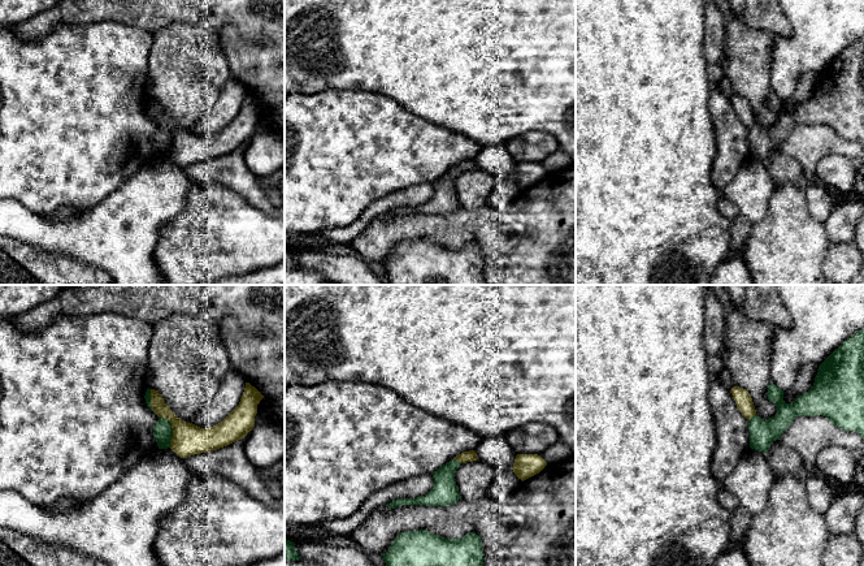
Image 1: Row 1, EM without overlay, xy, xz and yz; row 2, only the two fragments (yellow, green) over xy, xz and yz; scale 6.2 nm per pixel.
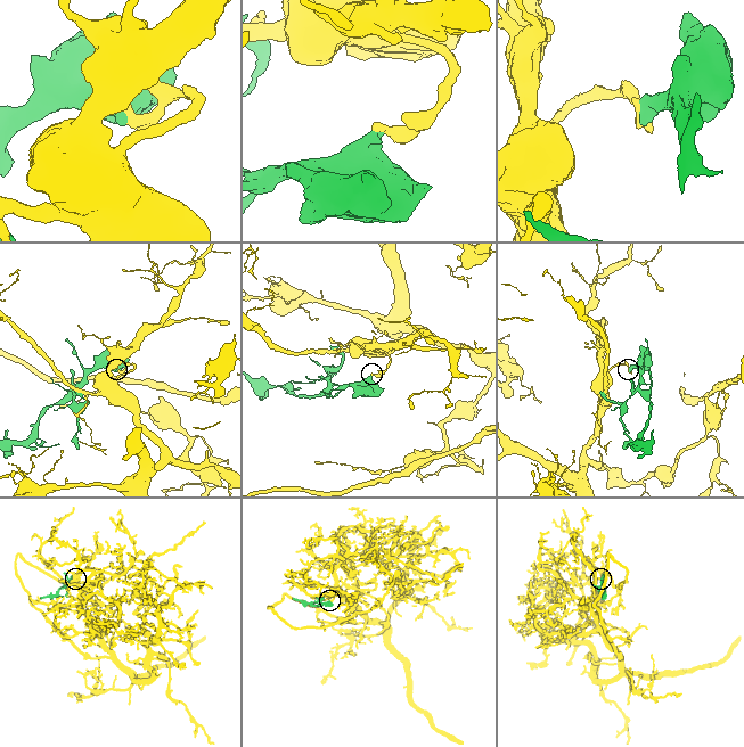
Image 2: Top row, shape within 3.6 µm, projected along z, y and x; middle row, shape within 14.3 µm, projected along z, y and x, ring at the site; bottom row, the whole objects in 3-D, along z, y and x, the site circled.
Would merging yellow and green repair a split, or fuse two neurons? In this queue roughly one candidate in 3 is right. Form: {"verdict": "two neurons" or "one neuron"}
{"verdict": "two neurons"}

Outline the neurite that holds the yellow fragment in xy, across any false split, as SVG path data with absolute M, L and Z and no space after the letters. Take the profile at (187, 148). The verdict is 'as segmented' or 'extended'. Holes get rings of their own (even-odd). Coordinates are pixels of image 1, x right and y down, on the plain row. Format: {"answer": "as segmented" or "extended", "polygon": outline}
{"answer": "as segmented", "polygon": "M246 91L239 113L218 133L200 137L179 128L165 112L162 104L151 98L151 116L159 126L172 131L173 146L170 157L181 167L217 159L244 147L255 135L257 113L264 104Z"}

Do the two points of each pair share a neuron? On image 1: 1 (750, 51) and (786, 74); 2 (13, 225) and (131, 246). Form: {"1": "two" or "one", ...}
{"1": "two", "2": "one"}

